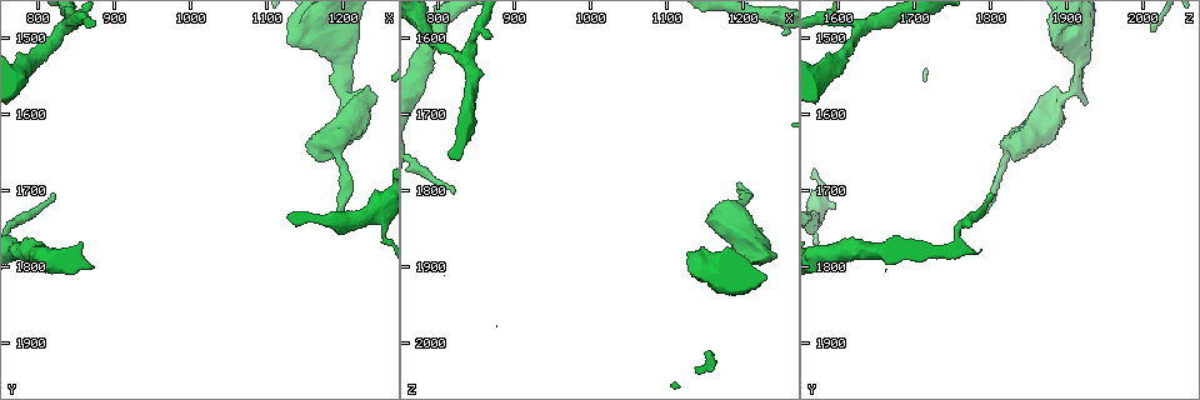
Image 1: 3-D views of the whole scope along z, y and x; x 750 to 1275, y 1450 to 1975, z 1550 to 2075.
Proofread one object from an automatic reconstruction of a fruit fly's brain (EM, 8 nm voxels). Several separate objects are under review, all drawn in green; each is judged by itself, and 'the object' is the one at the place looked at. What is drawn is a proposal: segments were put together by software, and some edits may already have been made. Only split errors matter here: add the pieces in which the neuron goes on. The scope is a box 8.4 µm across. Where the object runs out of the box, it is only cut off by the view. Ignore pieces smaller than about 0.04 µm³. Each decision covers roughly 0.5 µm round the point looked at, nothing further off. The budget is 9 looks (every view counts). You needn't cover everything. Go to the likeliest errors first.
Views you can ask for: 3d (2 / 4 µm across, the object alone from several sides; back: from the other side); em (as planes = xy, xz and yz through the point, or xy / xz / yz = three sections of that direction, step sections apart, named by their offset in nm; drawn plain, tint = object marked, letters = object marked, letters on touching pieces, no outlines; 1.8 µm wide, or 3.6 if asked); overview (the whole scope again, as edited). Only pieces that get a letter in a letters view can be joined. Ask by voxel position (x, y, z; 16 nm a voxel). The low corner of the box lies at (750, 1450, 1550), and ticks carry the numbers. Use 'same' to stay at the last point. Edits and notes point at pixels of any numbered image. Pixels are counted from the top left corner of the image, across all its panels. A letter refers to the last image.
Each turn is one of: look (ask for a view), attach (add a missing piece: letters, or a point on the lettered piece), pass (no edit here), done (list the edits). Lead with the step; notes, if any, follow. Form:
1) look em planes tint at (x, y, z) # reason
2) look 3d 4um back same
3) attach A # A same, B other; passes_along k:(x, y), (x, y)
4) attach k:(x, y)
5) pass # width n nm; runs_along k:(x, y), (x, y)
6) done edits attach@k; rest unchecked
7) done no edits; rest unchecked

look 3d 4um at (1195, 1730, 1790) # long arm stops here

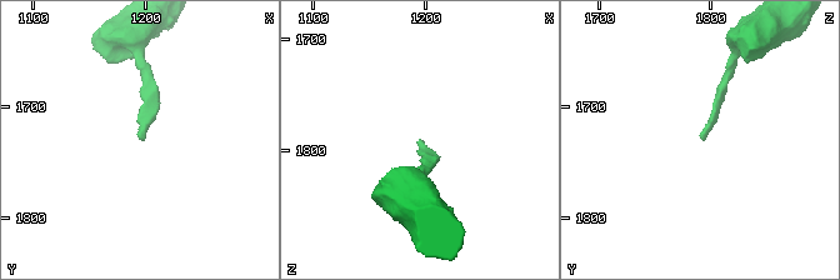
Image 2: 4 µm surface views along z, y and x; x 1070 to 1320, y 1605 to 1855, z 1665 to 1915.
look em xz step 8 letters at (1192, 1728, 1792) # shape alone is not enough

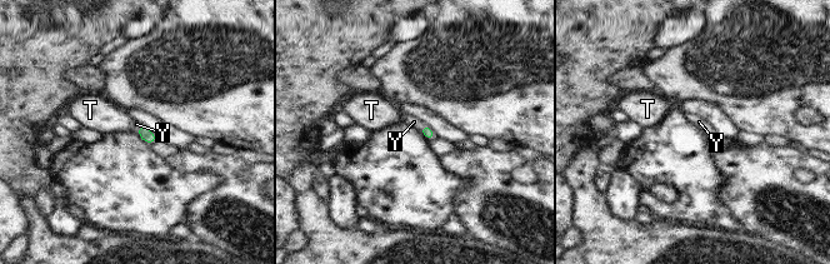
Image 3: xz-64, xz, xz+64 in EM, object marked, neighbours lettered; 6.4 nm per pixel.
attach Y # T other, Y same; the neuron continues

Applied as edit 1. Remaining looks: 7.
look 3d 2um at (820, 1705, 1800)

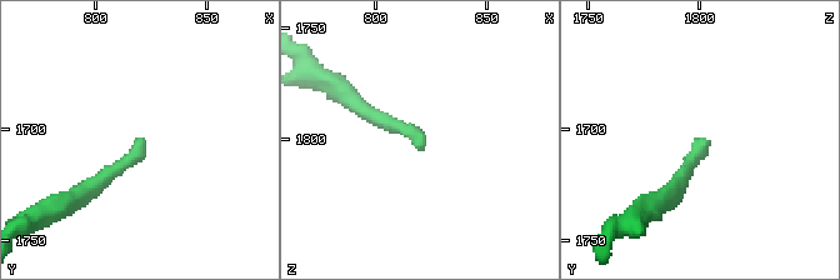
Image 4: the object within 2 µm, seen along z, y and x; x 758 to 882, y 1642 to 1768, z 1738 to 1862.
look em planes letters at (821, 1703, 1801)

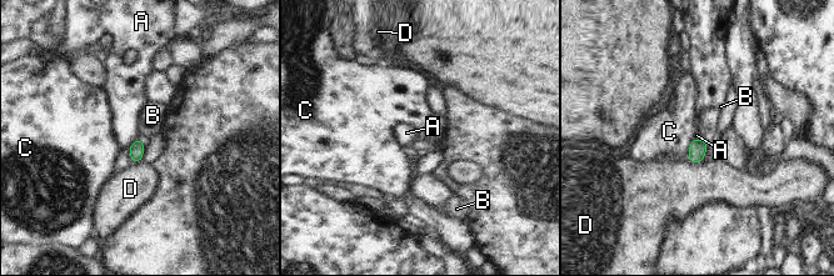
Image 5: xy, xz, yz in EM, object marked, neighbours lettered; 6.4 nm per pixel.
attach B # width 100 nm; A other, B same, C other, D other; it goes on there

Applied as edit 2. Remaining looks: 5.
look 3d 4um at (1125, 1485, 1895) # stops while still wide

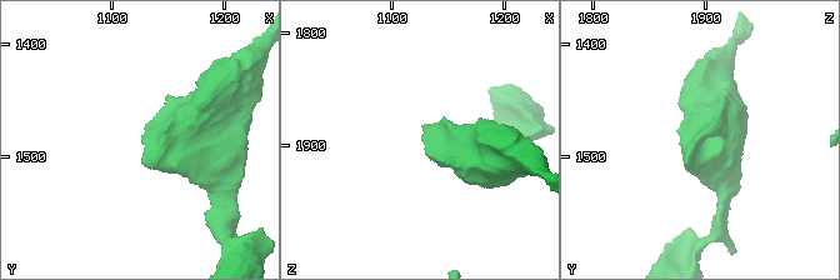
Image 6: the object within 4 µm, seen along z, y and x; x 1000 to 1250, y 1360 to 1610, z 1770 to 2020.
look em xy step 16 tint at (1126, 1482, 1892) # need the tissue

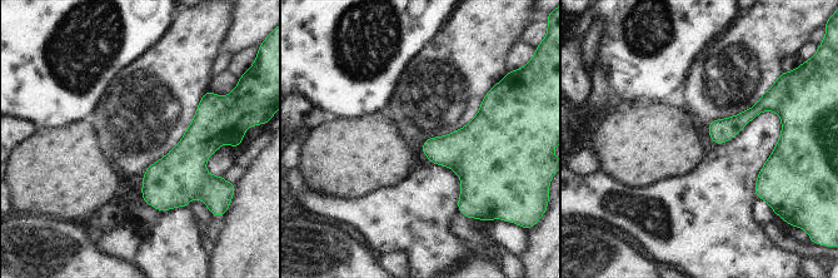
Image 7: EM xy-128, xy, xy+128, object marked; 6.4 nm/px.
look em planes letters same # another direction

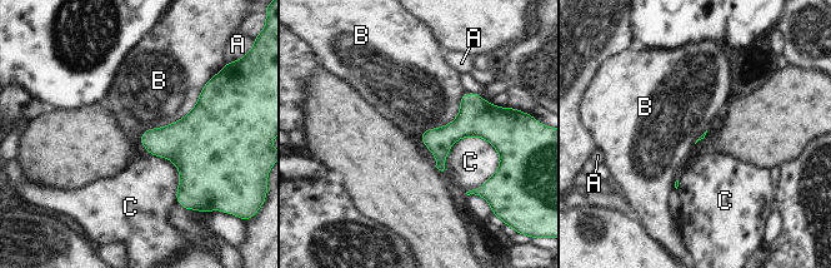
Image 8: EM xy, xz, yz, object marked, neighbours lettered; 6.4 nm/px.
pass # A other, B other, C other; border 8:(209, 79), (183, 117), (138, 139); none of them fits

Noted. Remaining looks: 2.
look em yz step 16 letters at (835, 1490, 1630) # three arms meet

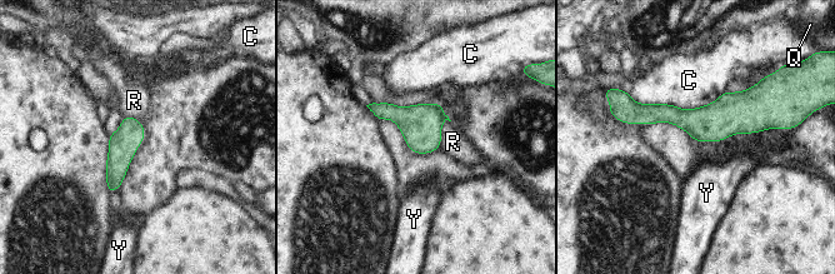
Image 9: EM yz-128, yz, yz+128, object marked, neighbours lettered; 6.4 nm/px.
pass # C other, Q other, R other, Y other; border 9:(448, 119), (438, 148); none of them fits

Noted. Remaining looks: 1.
done edits attach@3, attach@5; rest unchecked

